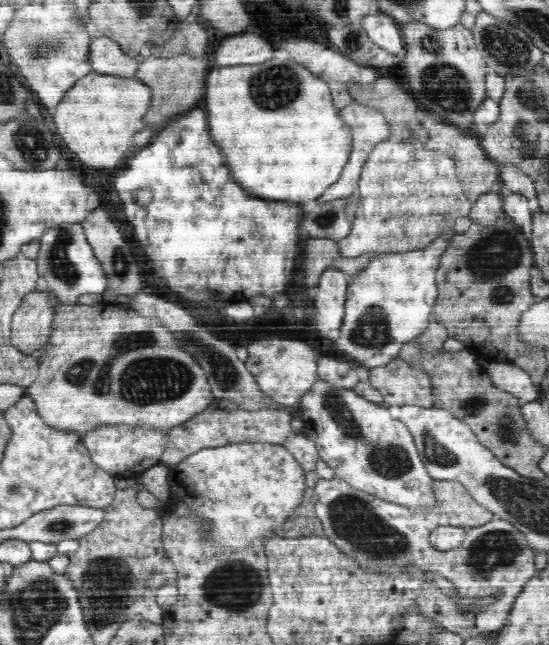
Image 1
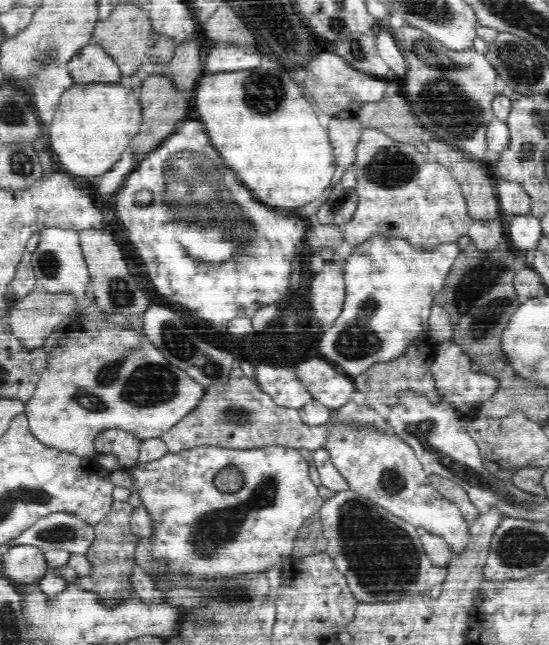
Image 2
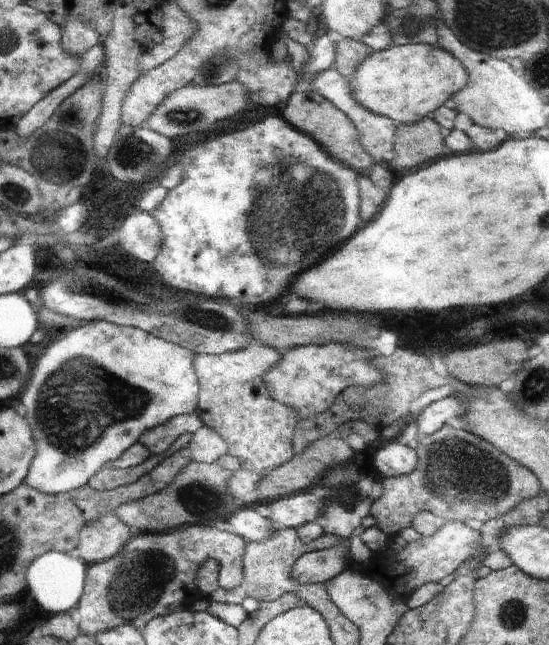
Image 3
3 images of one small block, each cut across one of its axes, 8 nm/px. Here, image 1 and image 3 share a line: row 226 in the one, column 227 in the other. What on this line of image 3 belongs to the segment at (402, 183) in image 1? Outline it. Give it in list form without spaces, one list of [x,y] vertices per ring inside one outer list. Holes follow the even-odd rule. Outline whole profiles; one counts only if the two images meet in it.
[[[250,339],[243,347],[218,356],[200,354],[196,356],[196,374],[200,374],[200,410],[195,410],[200,420],[208,428],[215,430],[227,444],[227,454],[244,462],[248,470],[269,472],[282,466],[294,457],[295,426],[299,420],[294,407],[280,404],[271,397],[267,384],[263,381],[264,372],[280,362],[280,352],[271,346]]]

